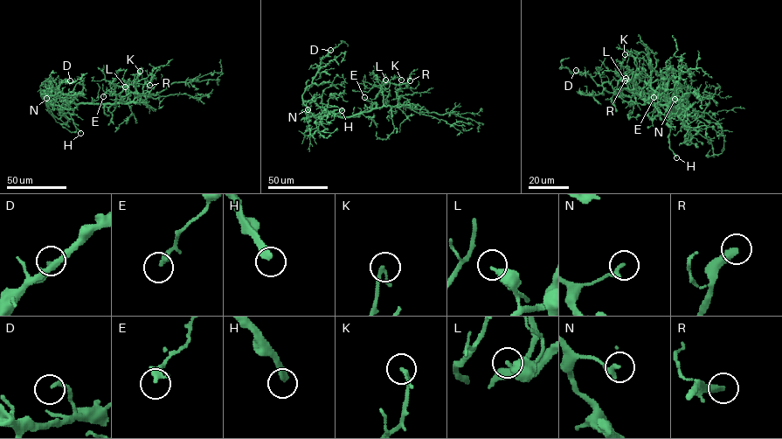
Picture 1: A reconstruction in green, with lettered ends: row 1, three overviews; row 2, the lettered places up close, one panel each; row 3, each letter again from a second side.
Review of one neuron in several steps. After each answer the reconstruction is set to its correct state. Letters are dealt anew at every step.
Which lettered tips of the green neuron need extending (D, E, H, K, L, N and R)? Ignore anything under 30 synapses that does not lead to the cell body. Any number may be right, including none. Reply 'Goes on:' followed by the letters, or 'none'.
Goes on: H, R

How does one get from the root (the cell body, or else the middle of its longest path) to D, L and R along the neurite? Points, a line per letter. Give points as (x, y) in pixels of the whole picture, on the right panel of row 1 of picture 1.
D: (684, 108), (677, 111), (647, 94), (608, 93), (587, 73), (576, 70)
L: (684, 108), (674, 108), (668, 104), (649, 104), (637, 94), (633, 83), (625, 80)
R: (684, 108), (674, 108), (668, 104), (650, 104), (644, 96), (630, 92), (626, 78)

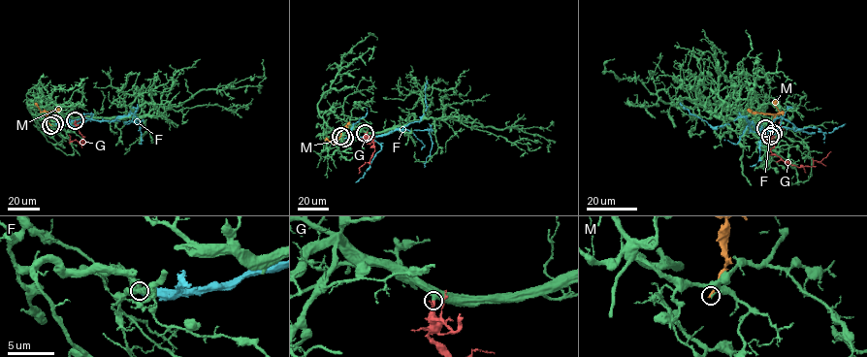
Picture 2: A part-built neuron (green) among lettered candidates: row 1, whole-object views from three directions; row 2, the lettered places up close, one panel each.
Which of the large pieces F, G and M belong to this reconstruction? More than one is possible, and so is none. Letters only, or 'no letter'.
G

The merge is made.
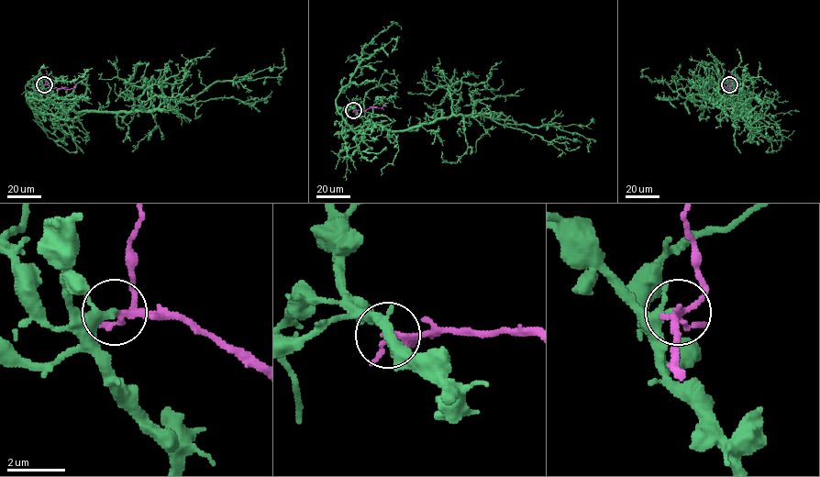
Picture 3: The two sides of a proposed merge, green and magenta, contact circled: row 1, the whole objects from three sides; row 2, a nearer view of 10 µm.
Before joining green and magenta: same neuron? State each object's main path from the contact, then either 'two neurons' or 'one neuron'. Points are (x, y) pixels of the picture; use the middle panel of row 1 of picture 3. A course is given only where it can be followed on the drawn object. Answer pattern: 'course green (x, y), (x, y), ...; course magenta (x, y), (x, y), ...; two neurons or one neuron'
course green (353, 110), (387, 129), (406, 130), (452, 116), (485, 116), (534, 127), (586, 126), (593, 122), (592, 118); course magenta (353, 110), (382, 107), (382, 105); one neuron

